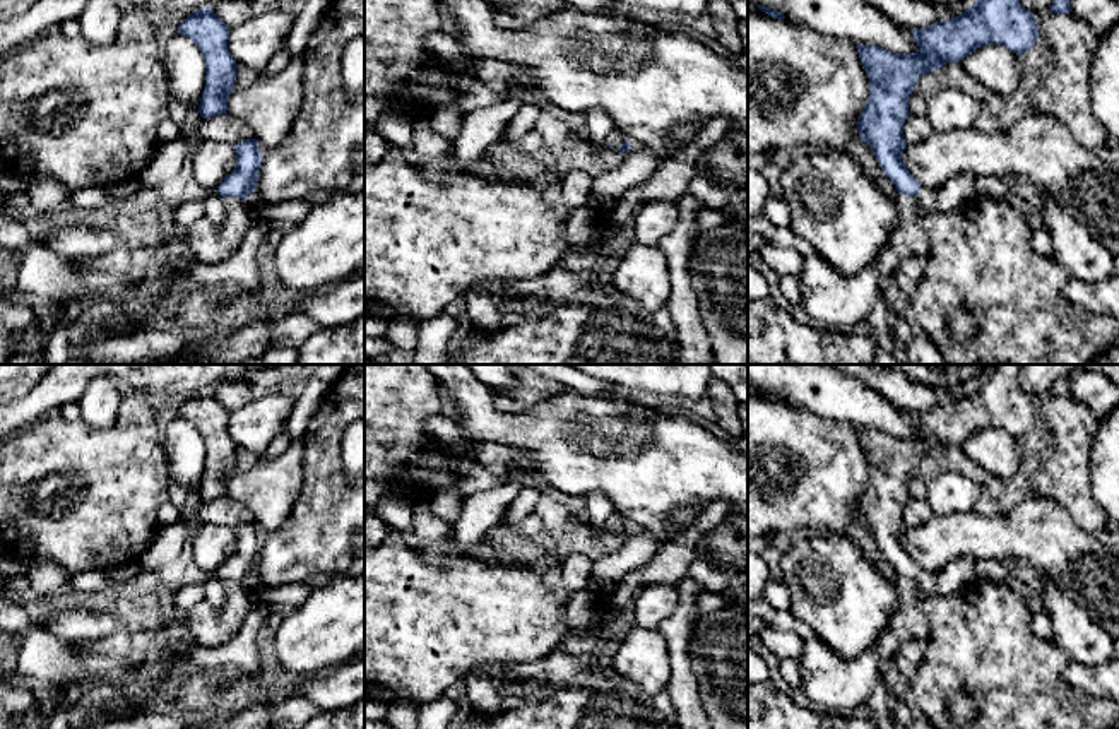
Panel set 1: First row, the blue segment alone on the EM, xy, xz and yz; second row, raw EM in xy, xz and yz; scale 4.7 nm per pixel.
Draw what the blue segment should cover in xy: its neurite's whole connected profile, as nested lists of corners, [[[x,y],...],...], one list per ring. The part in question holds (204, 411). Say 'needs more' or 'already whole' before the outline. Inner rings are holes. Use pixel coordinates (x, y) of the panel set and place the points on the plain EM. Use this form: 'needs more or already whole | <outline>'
already whole | [[[204,390],[178,407],[178,418],[190,421],[205,445],[205,469],[198,496],[204,501],[228,498],[228,481],[233,476],[238,447],[228,433],[229,411]]]

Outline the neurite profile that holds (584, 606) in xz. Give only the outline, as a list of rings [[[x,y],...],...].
[[[590,589],[578,590],[575,594],[566,596],[565,621],[566,621],[568,631],[582,630],[592,625],[601,613],[602,599],[604,597],[592,592]]]

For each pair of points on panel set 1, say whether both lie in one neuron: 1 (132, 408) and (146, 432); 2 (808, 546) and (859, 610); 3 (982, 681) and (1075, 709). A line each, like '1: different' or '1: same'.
1: same
2: same
3: same

